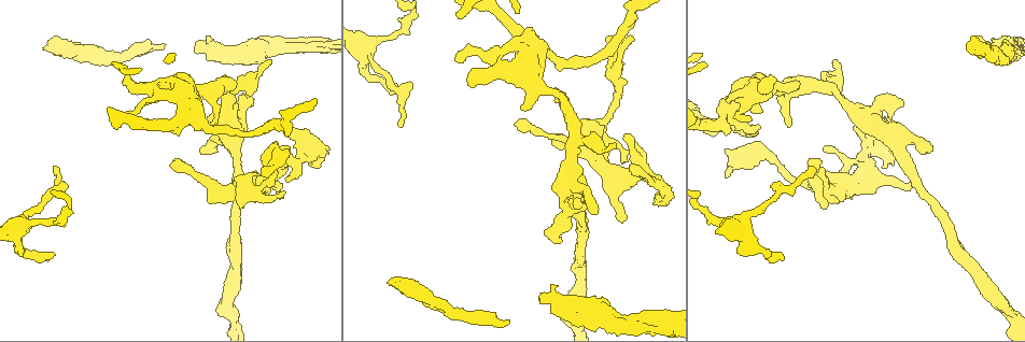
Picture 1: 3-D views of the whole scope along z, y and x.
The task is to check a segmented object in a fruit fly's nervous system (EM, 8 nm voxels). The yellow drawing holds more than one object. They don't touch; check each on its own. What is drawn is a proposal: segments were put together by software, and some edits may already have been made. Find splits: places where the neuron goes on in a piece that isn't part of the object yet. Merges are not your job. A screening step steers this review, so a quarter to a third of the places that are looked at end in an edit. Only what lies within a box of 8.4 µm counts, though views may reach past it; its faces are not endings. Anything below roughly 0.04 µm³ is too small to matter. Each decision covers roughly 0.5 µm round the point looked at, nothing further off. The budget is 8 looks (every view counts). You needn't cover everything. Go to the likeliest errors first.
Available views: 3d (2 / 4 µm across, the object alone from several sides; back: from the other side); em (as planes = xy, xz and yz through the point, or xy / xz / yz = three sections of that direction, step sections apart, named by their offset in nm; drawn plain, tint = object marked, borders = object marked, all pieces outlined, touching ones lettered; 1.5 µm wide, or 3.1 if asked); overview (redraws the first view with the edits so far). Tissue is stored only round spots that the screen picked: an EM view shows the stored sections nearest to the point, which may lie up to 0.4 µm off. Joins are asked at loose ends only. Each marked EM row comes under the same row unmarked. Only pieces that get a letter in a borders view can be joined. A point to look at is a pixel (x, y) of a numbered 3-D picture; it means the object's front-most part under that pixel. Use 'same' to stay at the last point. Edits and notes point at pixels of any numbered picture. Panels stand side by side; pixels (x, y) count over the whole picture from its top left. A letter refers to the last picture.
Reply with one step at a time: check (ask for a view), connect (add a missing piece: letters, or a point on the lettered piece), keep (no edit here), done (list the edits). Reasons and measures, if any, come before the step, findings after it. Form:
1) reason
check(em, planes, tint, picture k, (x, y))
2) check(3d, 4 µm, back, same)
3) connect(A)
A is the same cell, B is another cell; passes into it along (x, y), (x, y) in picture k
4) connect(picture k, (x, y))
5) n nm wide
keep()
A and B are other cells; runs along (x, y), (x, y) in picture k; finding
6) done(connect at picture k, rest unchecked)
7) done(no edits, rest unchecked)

an open end
check(3d, 4 µm, picture 1, (50, 253))

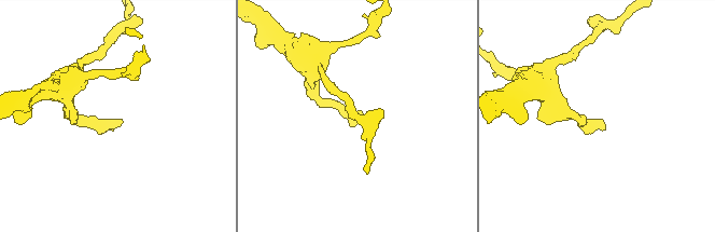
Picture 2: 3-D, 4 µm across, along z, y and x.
check(em, planes, borders, picture 2, (119, 120))

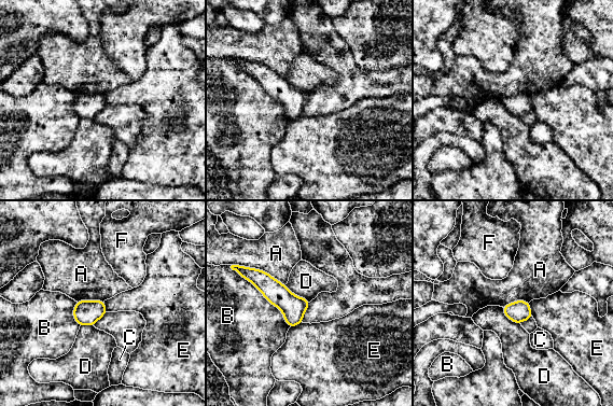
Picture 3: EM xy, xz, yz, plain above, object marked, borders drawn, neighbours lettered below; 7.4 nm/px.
B touches over 550 nm
keep()
A, B, C, D, E and F are other cells; border along (247, 266), (266, 271), (284, 285) in picture 3; none of them fits

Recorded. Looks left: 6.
tapers out
check(em, xz, step 4, tint, picture 1, (59, 169))

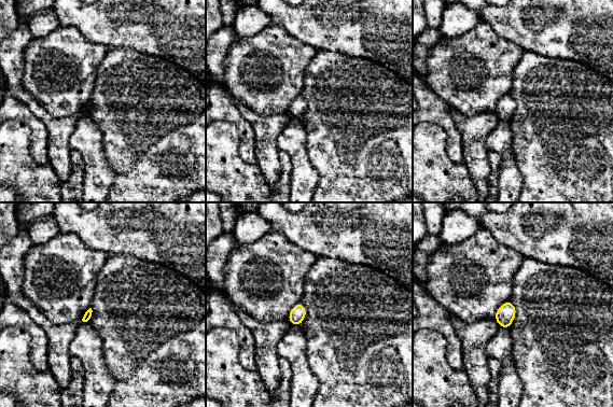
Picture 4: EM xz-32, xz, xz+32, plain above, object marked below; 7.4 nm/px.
check(em, planes, borders, same)

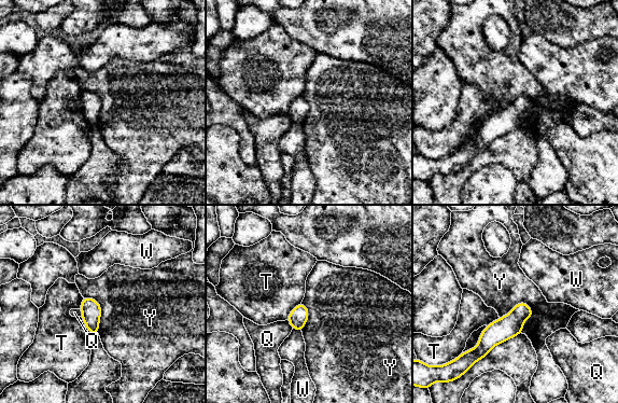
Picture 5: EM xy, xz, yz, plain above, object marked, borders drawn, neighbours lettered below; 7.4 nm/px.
keep()
Q, T, W and Y are other cells; border along (533, 311), (518, 303), (500, 318) in picture 5; no lettered piece goes on from it

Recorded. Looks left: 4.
free end
check(em, 3.1 µm, planes, borders, picture 1, (852, 197))

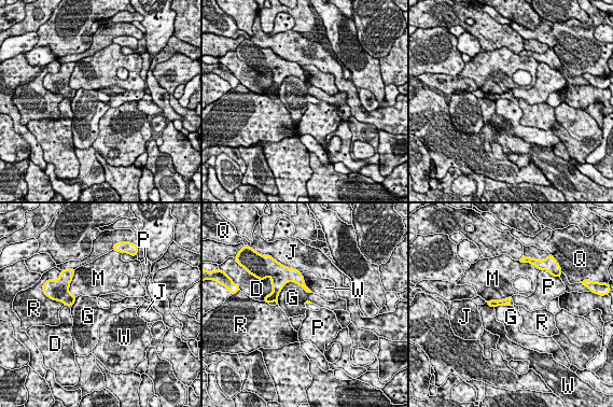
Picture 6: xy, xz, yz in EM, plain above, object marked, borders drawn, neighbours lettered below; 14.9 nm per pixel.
keep()
D, G, J, M, P, Q, R and W are other cells; none of them fits

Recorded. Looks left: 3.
done(no edits, rest unchecked)

